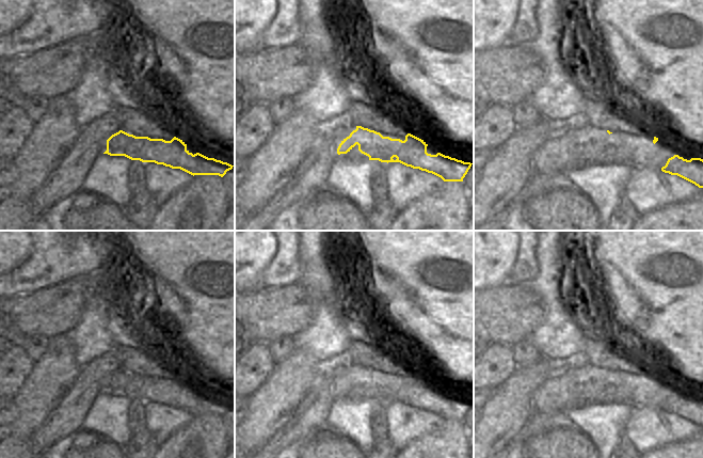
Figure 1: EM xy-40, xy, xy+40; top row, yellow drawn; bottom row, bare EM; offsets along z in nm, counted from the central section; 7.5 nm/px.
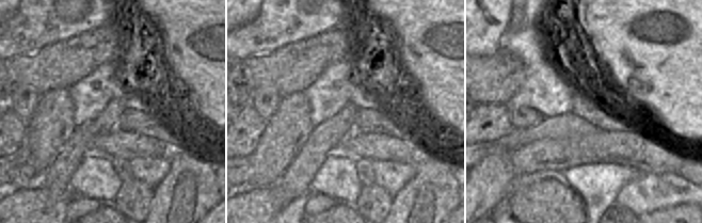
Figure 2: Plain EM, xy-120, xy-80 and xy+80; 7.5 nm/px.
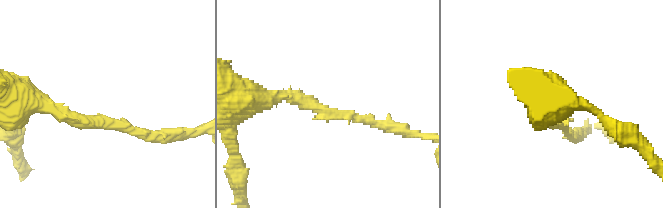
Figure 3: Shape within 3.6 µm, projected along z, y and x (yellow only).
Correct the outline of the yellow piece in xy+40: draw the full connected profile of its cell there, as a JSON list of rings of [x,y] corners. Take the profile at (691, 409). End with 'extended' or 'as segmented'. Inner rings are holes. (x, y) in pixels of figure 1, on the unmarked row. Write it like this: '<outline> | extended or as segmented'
[[[678,394],[669,397],[661,410],[671,414],[677,414],[699,427],[703,427],[703,398],[691,397],[684,398]]] | as segmented

